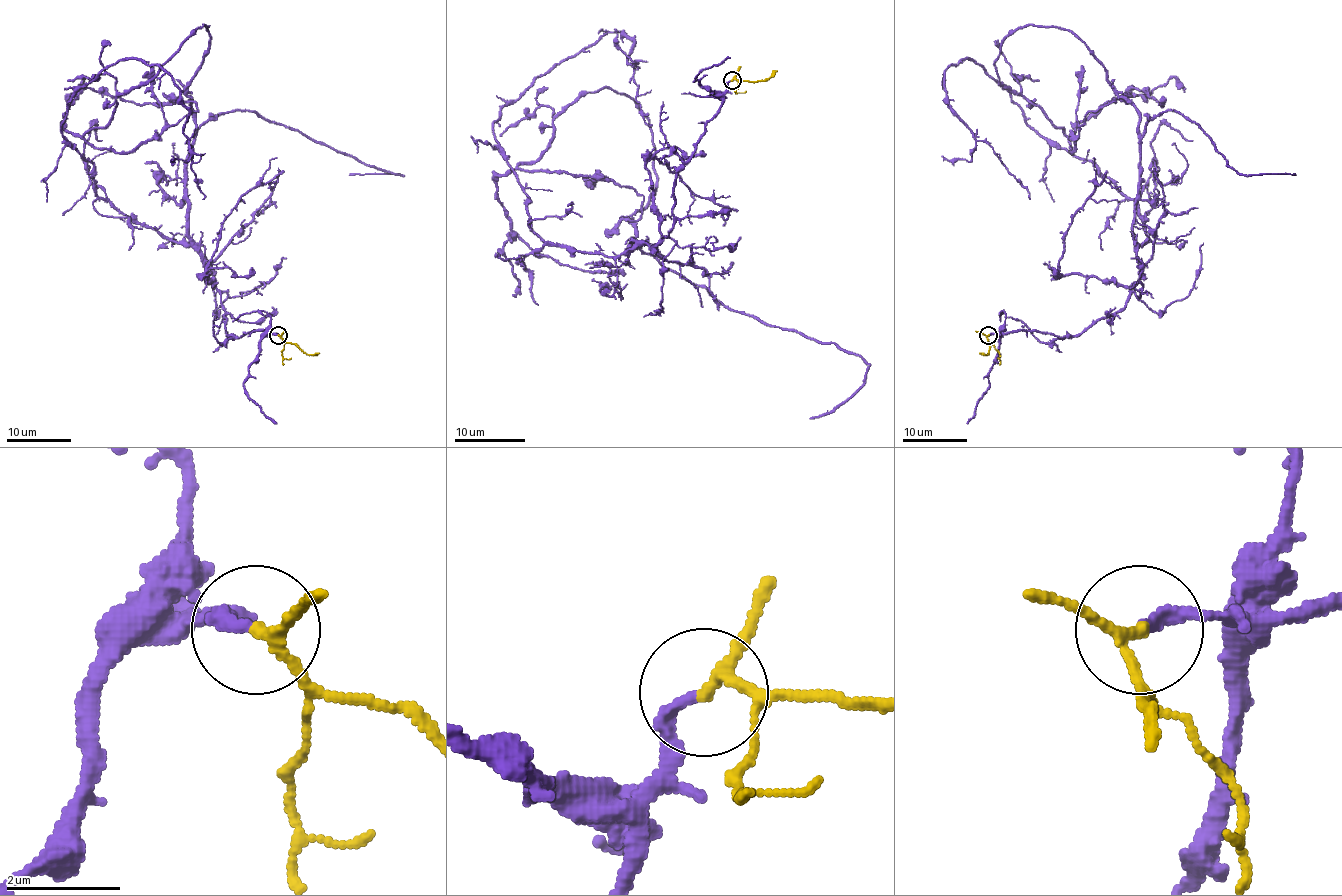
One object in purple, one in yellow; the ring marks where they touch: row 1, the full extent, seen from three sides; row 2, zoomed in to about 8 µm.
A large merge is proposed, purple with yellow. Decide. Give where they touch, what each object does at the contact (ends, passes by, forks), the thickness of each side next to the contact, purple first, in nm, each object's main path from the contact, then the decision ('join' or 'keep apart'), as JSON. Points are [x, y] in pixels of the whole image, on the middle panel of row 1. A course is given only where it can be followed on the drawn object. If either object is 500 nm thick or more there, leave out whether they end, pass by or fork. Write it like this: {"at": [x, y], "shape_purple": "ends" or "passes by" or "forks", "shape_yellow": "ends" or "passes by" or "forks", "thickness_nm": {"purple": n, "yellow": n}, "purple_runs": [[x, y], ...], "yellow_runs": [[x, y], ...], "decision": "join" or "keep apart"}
{"at": [732, 80], "shape_purple": "ends", "shape_yellow": "passes by", "thickness_nm": {"purple": 200, "yellow": 170}, "purple_runs": [[731, 80], [676, 175], [667, 235], [614, 257], [533, 230], [492, 127], [609, 32], [634, 43], [648, 126]], "yellow_runs": [[731, 80], [763, 80], [777, 71]], "decision": "join"}

